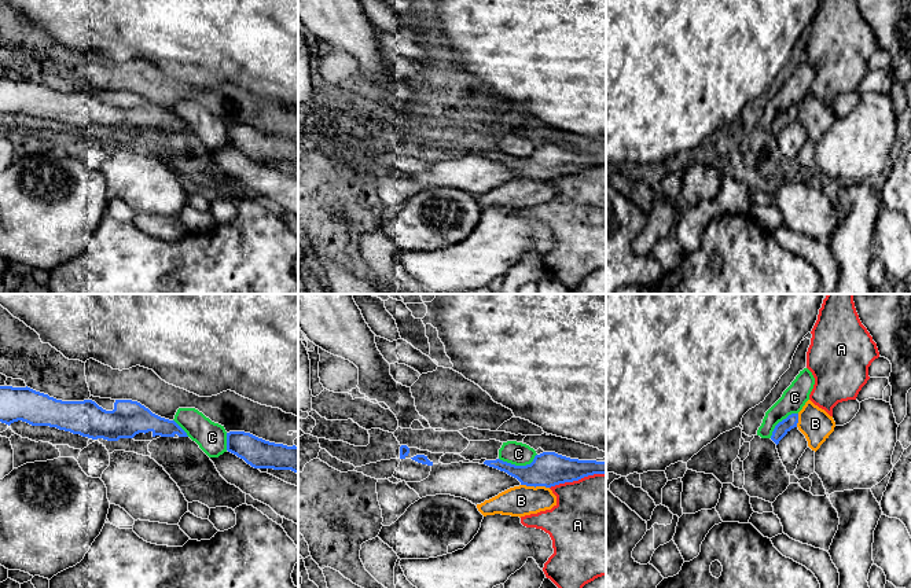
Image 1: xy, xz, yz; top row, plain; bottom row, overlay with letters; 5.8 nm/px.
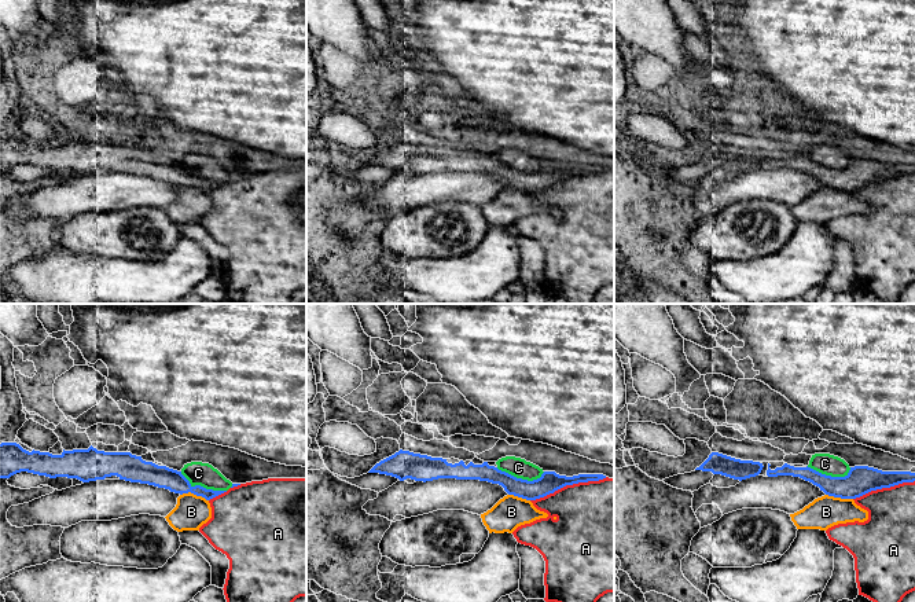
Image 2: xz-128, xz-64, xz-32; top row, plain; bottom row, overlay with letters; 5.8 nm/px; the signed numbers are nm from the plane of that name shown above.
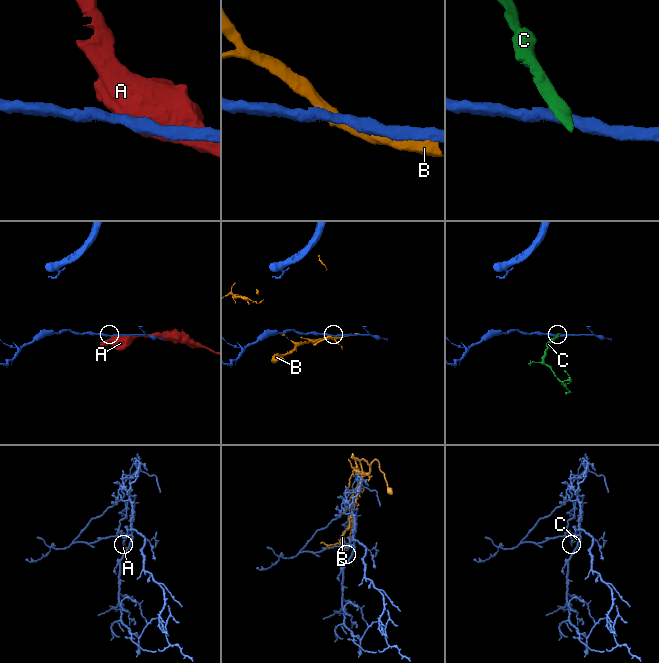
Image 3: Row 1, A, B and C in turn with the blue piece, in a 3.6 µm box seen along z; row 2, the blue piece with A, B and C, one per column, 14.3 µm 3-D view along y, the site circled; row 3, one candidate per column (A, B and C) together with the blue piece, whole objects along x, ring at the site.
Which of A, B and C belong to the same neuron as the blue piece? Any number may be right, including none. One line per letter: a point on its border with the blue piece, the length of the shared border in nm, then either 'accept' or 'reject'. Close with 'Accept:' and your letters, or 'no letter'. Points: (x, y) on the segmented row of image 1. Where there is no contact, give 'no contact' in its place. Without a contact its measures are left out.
A: xz (577, 480) | 340 nm | reject
B: xz (535, 487) | 170 nm | reject
C: xz (518, 466) | 220 nm | reject
Accept: no letter

